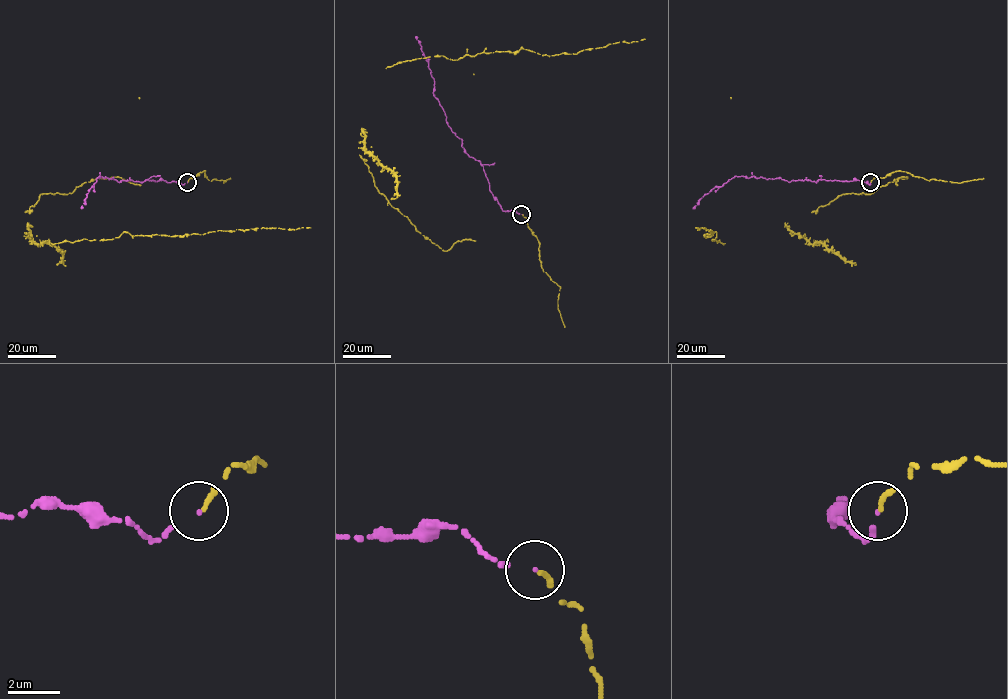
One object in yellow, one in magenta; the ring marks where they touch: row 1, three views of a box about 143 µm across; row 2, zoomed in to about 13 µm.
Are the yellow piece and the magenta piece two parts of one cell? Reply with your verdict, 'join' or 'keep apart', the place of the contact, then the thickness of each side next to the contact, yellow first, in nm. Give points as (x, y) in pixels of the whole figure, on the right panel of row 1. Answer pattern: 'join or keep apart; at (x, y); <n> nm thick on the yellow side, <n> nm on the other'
join; at (870, 182); 200 nm thick on the yellow side, 70 nm on the other

